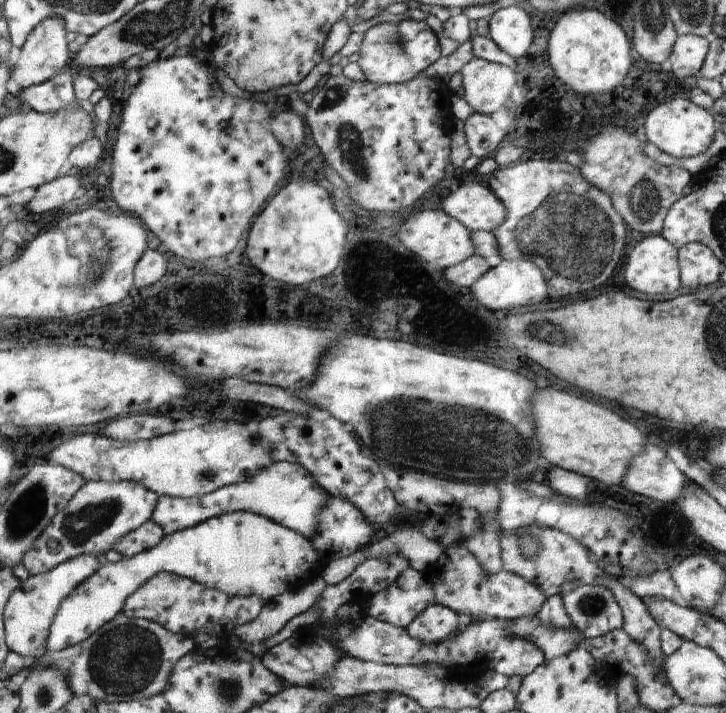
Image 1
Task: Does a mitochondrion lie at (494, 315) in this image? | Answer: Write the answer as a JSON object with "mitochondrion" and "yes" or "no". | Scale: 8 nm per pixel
{"mitochondrion":"no"}

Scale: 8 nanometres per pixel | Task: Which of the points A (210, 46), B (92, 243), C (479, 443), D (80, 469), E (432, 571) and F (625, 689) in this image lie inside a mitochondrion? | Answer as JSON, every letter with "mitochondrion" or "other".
{"A":"other","B":"mitochondrion","C":"mitochondrion","D":"other","E":"other","F":"other"}

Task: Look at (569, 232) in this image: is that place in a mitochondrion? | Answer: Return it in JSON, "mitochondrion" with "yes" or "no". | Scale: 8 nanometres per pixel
{"mitochondrion":"yes"}

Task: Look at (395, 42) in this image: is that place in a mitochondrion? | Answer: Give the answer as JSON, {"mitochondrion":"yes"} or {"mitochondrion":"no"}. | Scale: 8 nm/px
{"mitochondrion":"yes"}

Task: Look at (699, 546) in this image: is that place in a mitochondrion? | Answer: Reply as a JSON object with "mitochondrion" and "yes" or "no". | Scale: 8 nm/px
{"mitochondrion":"no"}

